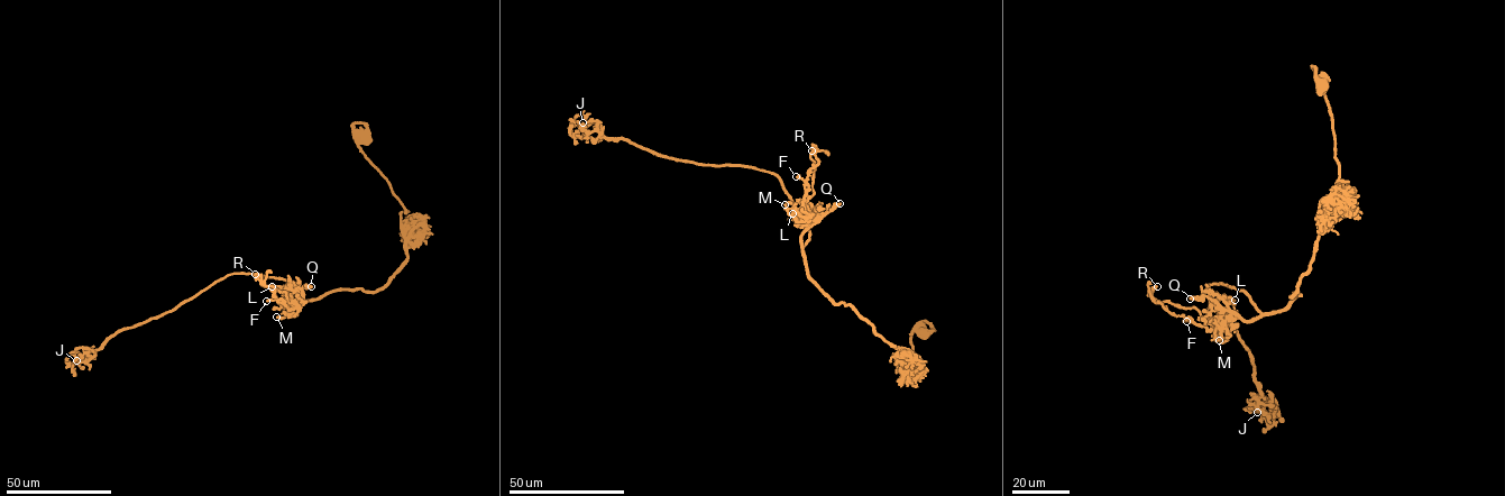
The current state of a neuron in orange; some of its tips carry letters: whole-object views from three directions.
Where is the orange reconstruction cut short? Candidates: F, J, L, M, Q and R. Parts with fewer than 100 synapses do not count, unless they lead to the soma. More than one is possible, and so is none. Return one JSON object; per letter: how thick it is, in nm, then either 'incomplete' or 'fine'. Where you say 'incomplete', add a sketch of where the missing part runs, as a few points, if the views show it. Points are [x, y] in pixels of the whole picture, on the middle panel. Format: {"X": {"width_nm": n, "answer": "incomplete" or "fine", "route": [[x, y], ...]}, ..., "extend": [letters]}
{"F": {"width_nm": 260, "answer": "fine"}, "J": {"width_nm": 380, "answer": "fine"}, "L": {"width_nm": 240, "answer": "fine"}, "M": {"width_nm": 220, "answer": "fine"}, "Q": {"width_nm": 320, "answer": "fine"}, "R": {"width_nm": 220, "answer": "fine"}, "extend": []}

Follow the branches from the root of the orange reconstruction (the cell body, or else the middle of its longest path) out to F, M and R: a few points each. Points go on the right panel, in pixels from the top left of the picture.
F: (1322, 85), (1348, 181), (1319, 222), (1290, 295), (1301, 294), (1214, 329), (1186, 321)
M: (1322, 85), (1348, 182), (1319, 222), (1290, 295), (1301, 294), (1248, 320), (1231, 313), (1219, 340)
R: (1322, 85), (1348, 181), (1319, 222), (1290, 295), (1301, 294), (1220, 324), (1158, 302), (1157, 286)

